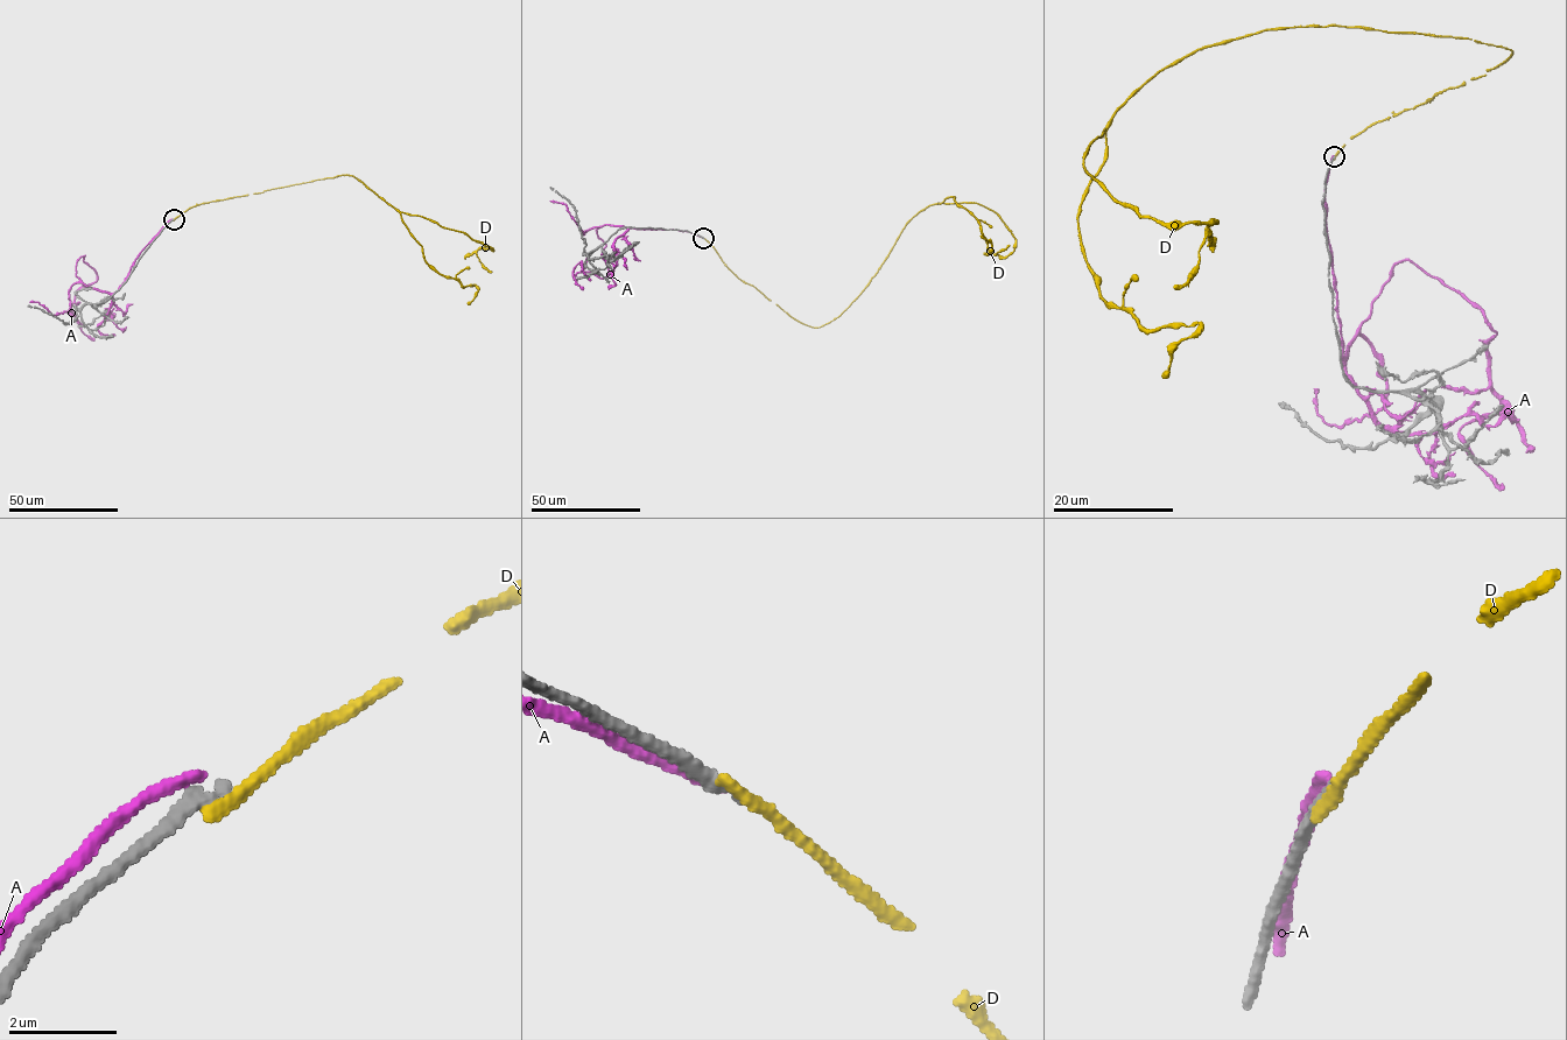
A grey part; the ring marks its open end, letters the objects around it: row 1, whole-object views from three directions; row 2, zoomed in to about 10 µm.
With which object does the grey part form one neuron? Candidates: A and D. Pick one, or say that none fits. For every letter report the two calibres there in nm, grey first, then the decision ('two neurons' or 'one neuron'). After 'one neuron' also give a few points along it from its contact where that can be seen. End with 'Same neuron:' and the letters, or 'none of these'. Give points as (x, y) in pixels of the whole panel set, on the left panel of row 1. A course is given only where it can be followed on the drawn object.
A: calibres 300 and 280 nm; two neurons
D: calibres 280 and 280 nm; two neurons
Same neuron: none of these

